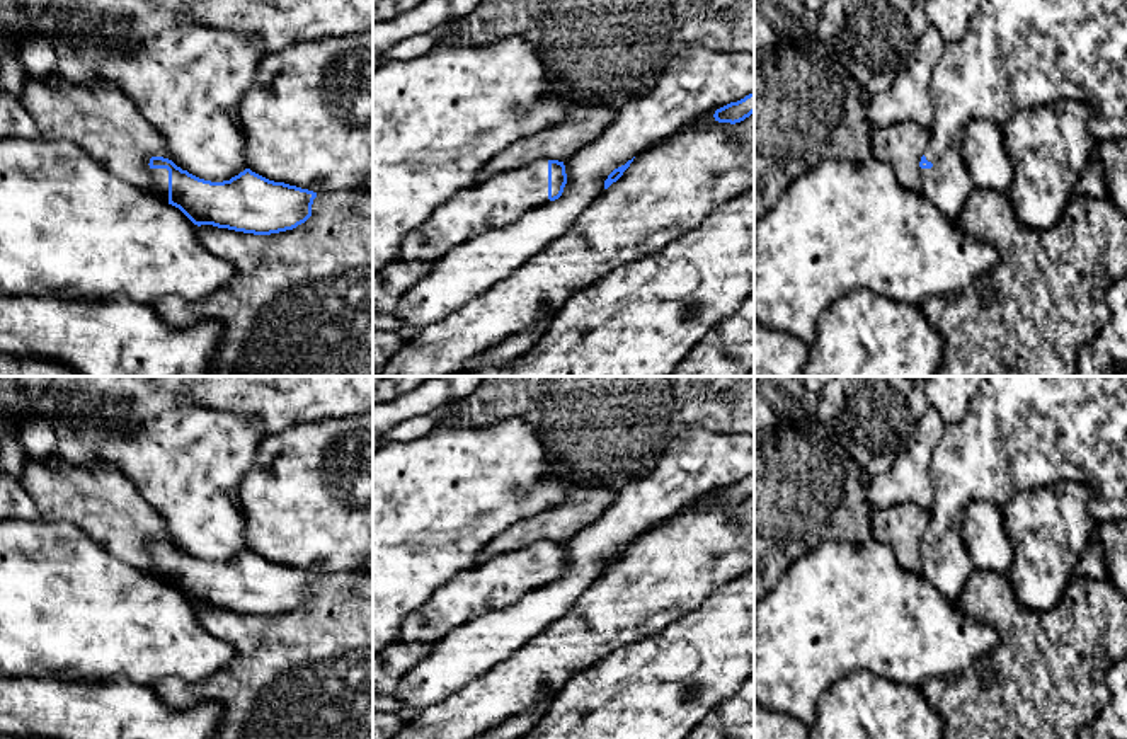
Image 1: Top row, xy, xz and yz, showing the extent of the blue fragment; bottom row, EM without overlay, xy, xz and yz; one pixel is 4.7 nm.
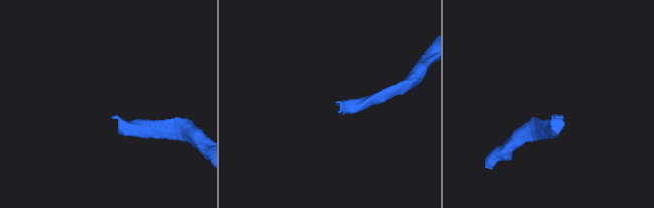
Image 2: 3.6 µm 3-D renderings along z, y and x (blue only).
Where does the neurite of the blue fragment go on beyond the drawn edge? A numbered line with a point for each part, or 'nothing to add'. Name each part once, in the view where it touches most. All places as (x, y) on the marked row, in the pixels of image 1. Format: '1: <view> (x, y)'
1: xy (159, 176)

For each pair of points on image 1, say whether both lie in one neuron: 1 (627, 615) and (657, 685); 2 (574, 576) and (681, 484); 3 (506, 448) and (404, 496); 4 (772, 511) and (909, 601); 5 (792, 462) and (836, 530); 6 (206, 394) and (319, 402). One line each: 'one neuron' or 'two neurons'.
1: two neurons
2: one neuron
3: one neuron
4: two neurons
5: one neuron
6: one neuron

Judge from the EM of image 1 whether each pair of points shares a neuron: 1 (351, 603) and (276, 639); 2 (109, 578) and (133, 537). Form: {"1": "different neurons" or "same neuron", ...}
{"1": "same neuron", "2": "different neurons"}

